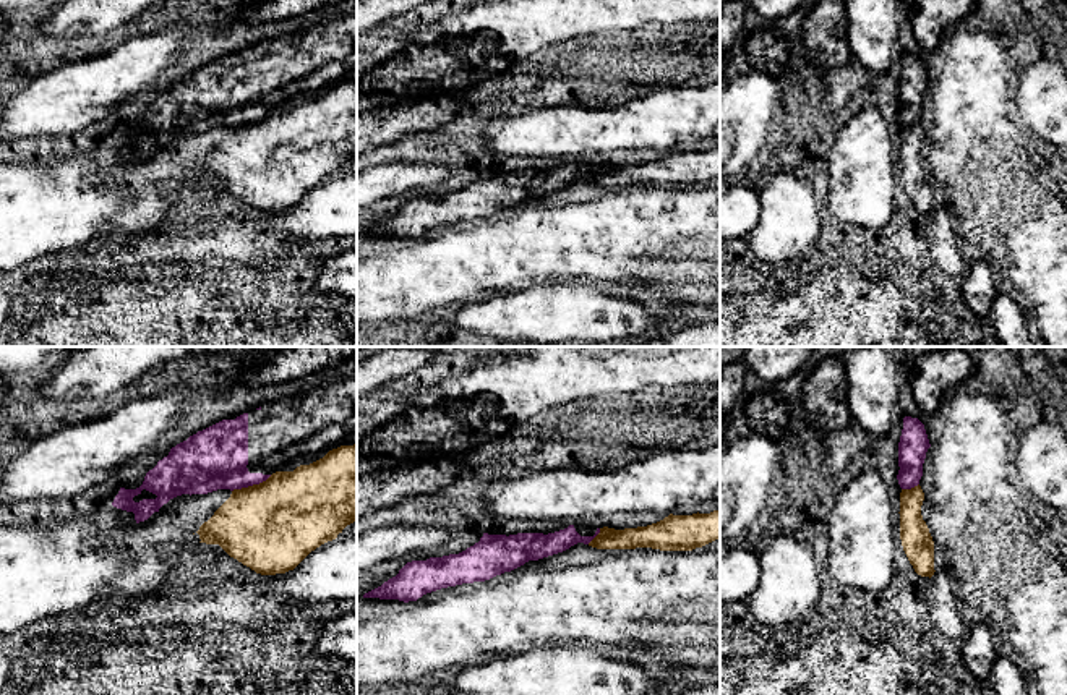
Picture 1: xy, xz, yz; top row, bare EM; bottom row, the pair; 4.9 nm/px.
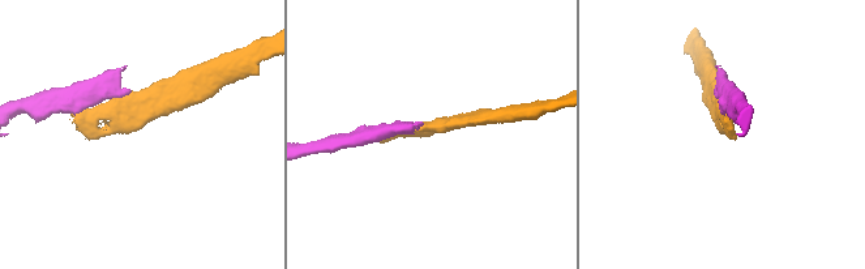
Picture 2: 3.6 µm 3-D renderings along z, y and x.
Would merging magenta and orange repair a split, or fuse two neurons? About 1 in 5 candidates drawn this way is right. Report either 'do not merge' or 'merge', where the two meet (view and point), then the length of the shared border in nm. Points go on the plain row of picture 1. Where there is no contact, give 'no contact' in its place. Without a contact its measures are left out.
do not merge | xy (252, 122) | 220 nm

